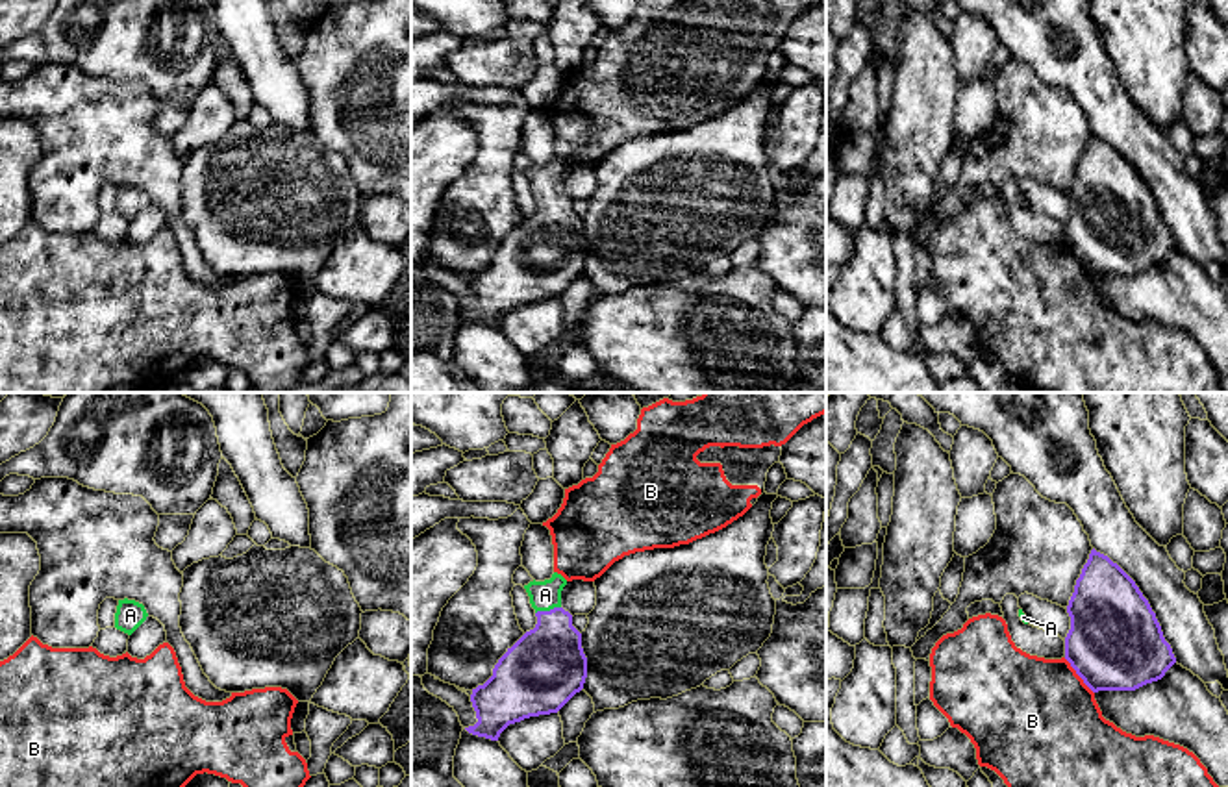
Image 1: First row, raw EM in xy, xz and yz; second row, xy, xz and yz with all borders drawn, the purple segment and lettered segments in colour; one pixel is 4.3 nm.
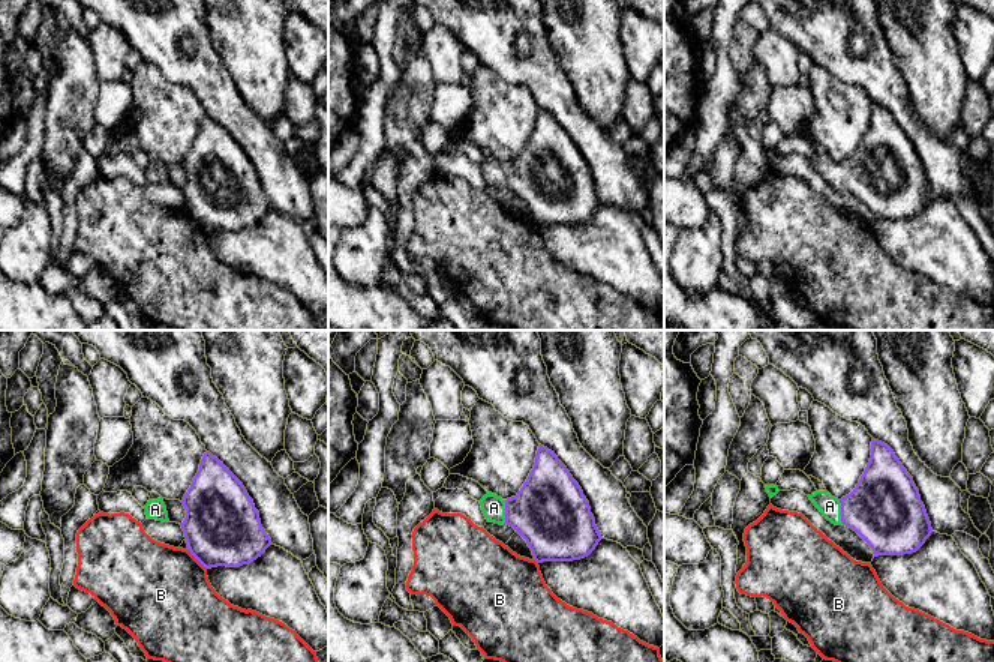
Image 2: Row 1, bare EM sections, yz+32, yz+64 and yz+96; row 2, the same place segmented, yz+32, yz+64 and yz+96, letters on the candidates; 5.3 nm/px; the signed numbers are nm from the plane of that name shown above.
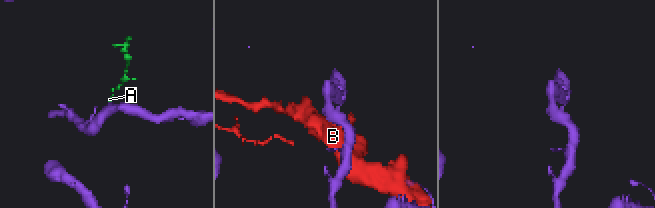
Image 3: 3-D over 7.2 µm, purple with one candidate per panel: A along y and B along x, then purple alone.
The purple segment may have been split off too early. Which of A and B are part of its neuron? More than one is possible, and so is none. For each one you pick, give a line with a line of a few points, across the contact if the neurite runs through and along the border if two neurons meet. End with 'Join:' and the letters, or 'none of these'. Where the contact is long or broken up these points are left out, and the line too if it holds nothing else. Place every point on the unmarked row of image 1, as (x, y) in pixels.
A: line xz (545, 252), (547, 197), (545, 180)
Join: A

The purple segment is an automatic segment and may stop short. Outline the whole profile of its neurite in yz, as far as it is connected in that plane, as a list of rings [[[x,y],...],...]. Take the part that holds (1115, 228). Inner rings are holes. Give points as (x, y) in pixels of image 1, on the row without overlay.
[[[1089,139],[1067,198],[1065,244],[1093,276],[1135,276],[1176,248],[1148,185],[1108,141]]]

